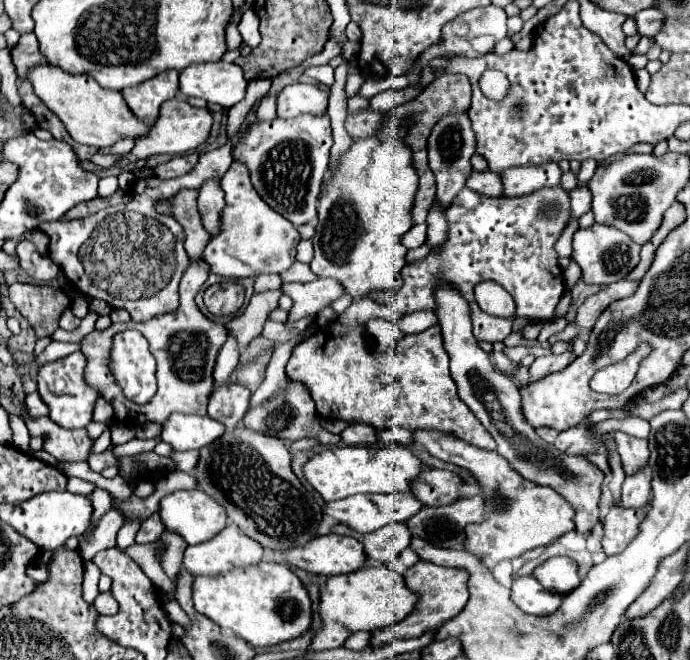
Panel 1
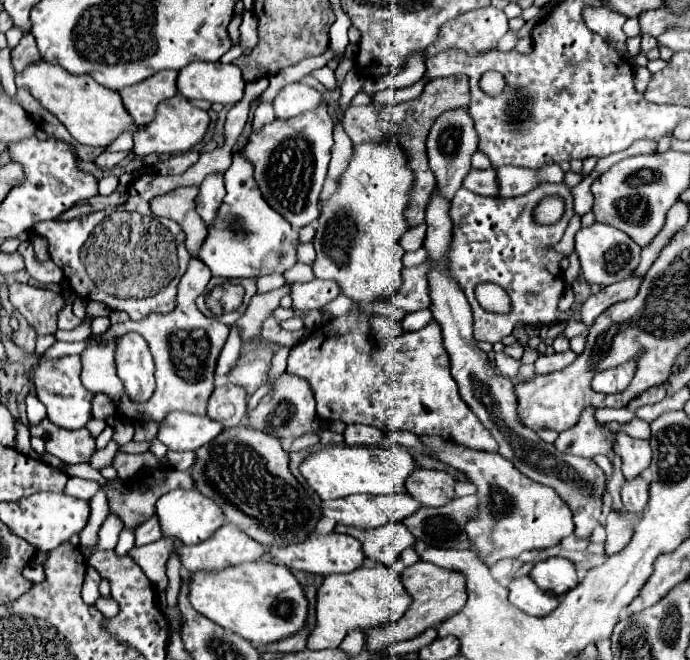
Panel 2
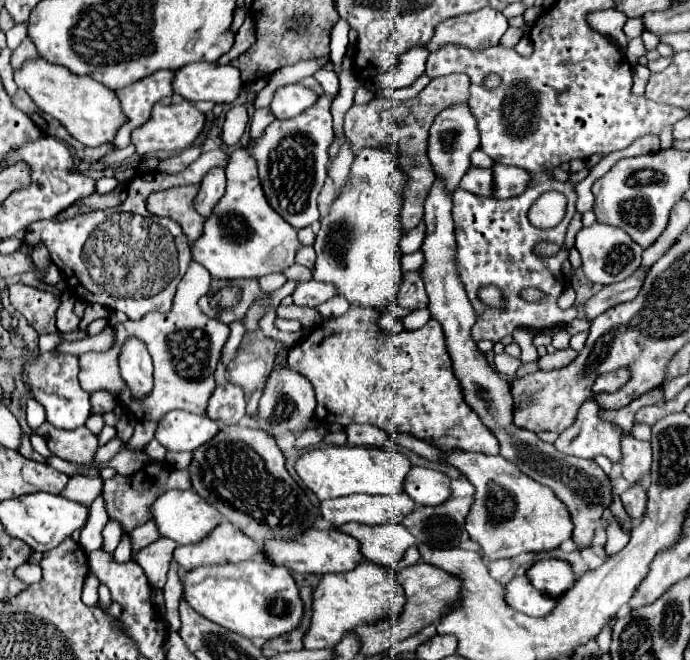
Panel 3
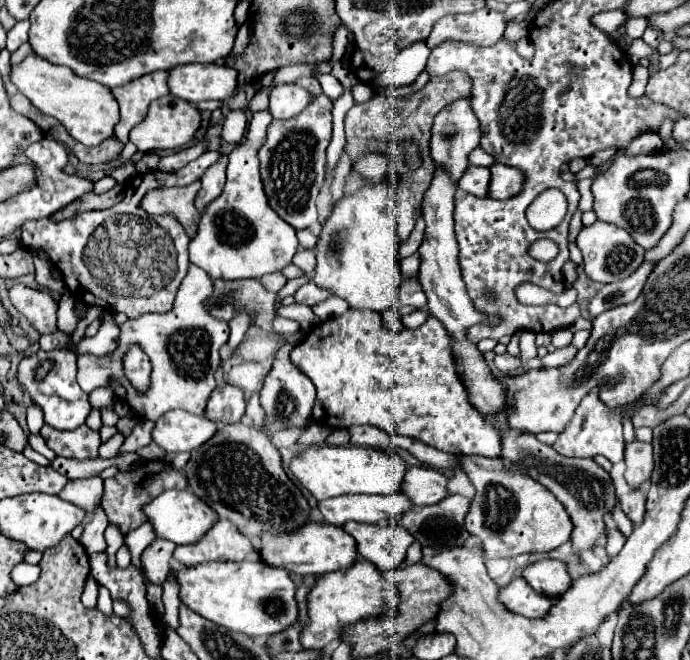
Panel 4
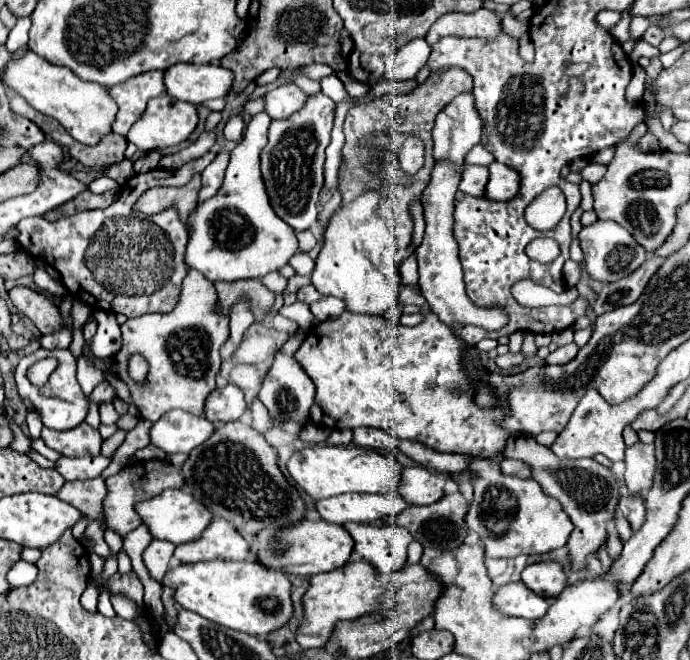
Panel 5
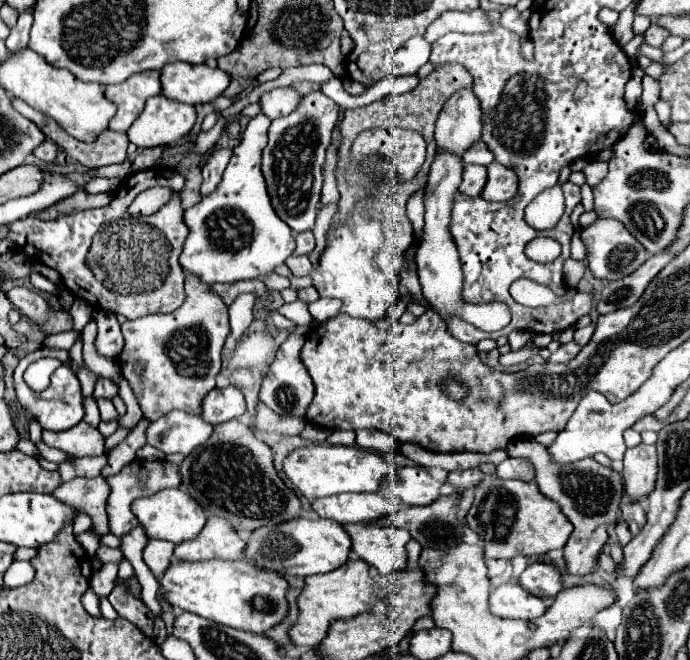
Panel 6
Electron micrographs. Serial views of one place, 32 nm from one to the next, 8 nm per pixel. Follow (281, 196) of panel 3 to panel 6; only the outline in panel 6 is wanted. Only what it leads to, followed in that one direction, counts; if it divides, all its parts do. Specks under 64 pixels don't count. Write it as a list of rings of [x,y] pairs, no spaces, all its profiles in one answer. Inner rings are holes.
[[[314,90],[300,100],[292,114],[272,120],[268,128],[268,144],[262,152],[262,174],[276,214],[294,232],[304,232],[314,226],[322,190],[324,156],[332,142],[332,130],[338,122],[338,114],[338,104],[322,90]]]

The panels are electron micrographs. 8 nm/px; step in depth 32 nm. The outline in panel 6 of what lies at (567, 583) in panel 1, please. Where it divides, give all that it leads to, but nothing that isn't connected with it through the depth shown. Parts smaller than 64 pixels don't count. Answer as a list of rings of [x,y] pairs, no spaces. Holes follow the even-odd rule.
[[[532,564],[528,566],[516,580],[526,592],[532,592],[532,596],[556,596],[562,590],[560,572],[552,564]]]

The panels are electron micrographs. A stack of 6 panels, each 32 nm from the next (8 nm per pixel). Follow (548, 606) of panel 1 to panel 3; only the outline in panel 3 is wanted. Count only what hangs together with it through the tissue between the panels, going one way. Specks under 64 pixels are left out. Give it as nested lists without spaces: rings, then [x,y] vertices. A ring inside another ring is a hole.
[[[526,576],[514,578],[506,588],[504,588],[504,600],[514,608],[516,612],[522,612],[526,616],[546,616],[554,606],[556,600],[550,598],[548,594],[538,592]]]

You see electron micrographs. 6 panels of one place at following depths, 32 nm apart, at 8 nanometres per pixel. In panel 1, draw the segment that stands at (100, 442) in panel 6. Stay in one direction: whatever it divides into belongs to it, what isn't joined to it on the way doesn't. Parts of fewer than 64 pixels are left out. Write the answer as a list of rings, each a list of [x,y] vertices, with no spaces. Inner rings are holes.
[[[26,416],[26,426],[30,436],[40,436],[44,440],[44,450],[58,458],[60,462],[80,462],[88,460],[92,452],[92,440],[88,440],[86,428],[82,430],[66,430],[58,424],[52,424],[48,416],[32,420]]]

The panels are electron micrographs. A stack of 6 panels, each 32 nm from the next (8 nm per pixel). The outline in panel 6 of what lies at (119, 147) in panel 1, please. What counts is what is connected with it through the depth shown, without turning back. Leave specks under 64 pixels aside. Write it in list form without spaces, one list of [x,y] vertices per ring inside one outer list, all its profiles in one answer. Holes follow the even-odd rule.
[[[148,70],[130,76],[126,82],[110,84],[104,90],[104,96],[116,104],[116,114],[110,120],[112,130],[128,130],[130,124],[140,116],[144,102],[150,96],[160,94],[160,72]]]

